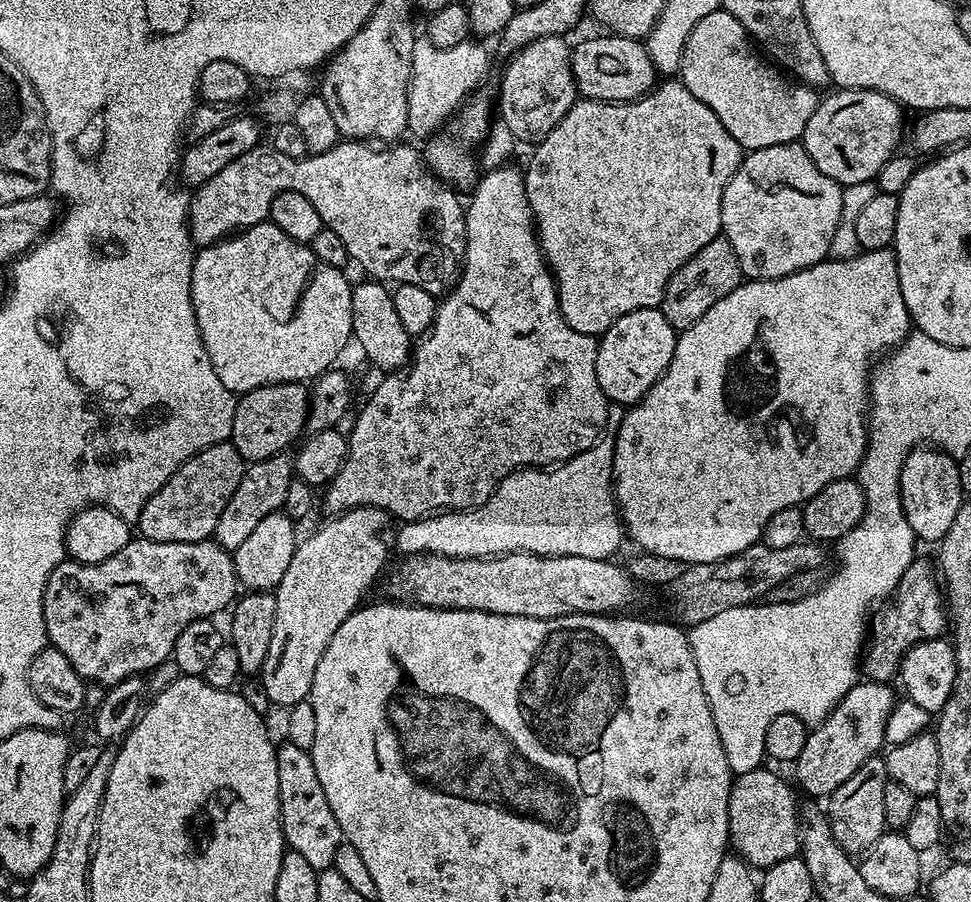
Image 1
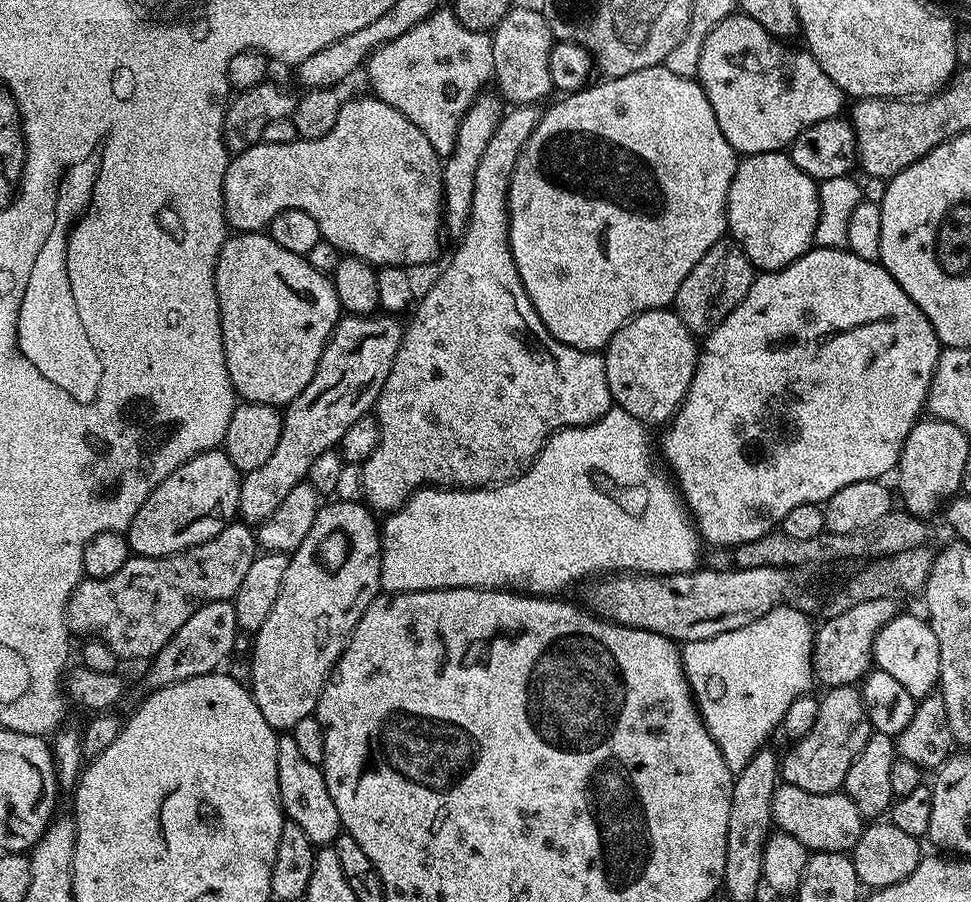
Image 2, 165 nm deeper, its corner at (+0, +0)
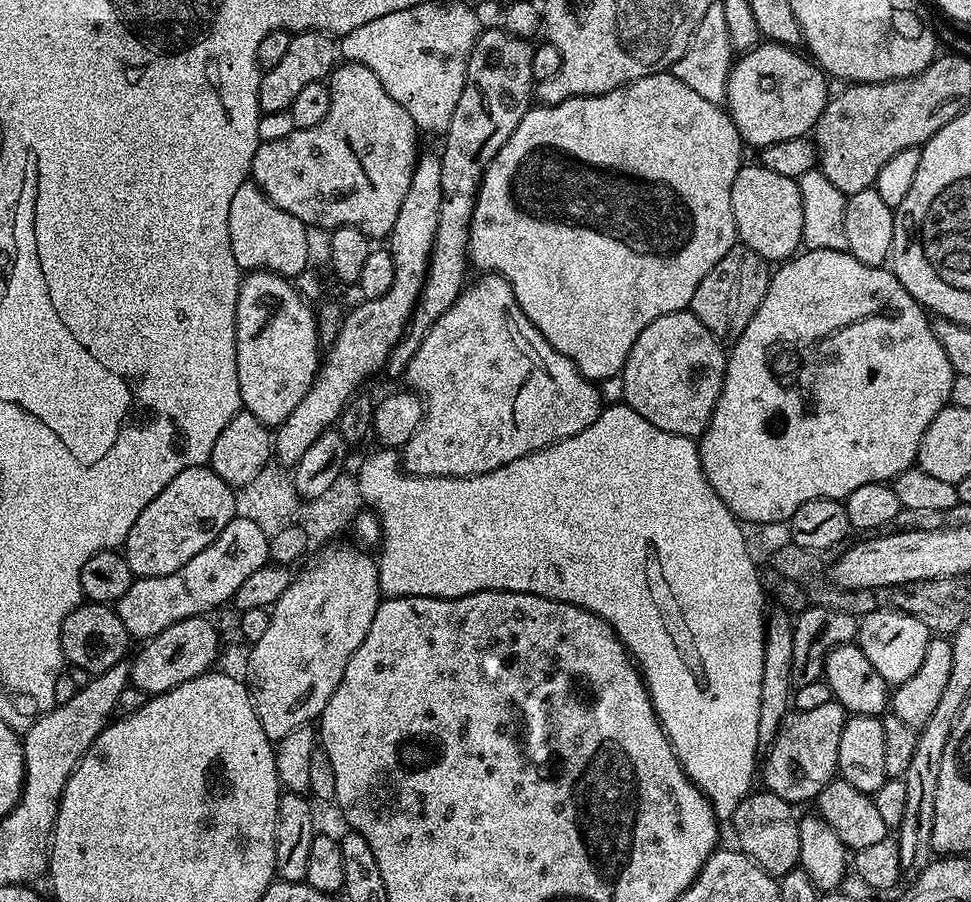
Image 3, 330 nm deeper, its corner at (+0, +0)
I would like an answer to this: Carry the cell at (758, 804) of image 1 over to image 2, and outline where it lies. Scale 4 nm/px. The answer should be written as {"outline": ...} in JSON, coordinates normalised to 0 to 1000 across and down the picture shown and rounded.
{"outline":[[[802,868],[795,881],[795,912],[800,919],[826,933],[833,946],[868,945],[876,946],[884,929],[892,917],[892,907],[880,894],[880,889],[870,878],[852,878],[838,880],[834,876],[826,876],[817,869]]]}

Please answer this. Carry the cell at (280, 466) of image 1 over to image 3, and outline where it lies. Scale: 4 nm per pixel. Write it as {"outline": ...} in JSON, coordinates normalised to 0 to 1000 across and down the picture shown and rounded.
{"outline":[[[434,167],[424,185],[422,208],[418,211],[418,220],[414,220],[410,242],[406,242],[404,256],[398,263],[398,274],[406,286],[406,313],[393,330],[371,335],[350,358],[350,366],[344,379],[337,382],[330,411],[315,441],[311,441],[311,446],[303,450],[303,459],[283,476],[282,506],[289,516],[304,517],[330,482],[349,467],[358,442],[372,433],[374,426],[371,425],[399,405],[402,388],[420,365],[420,356],[424,354],[424,345],[439,313],[447,259],[451,255],[451,228],[455,228],[453,175],[448,167]]]}

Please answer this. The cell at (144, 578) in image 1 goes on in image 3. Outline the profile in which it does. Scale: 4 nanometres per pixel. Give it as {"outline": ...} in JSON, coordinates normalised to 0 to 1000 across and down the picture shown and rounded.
{"outline":[[[240,572],[239,578],[196,623],[192,623],[179,636],[170,639],[145,639],[137,642],[134,654],[126,659],[117,673],[126,694],[130,694],[137,711],[147,712],[163,704],[171,694],[187,690],[192,685],[218,681],[226,670],[231,670],[242,662],[245,650],[262,636],[262,632],[277,624],[276,596],[269,584],[254,574]]]}

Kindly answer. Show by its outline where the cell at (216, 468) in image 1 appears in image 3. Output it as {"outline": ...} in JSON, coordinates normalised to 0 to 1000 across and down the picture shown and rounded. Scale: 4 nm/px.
{"outline":[[[217,517],[187,521],[179,534],[142,570],[142,579],[134,583],[134,592],[126,604],[126,615],[137,640],[179,636],[200,614],[204,614],[239,578],[242,568],[242,544],[229,534]]]}

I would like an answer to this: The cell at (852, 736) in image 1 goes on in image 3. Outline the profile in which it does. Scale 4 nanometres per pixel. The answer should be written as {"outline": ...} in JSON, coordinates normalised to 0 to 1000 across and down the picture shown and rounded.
{"outline":[[[857,775],[848,783],[838,787],[826,787],[825,789],[813,788],[812,795],[805,800],[797,823],[790,830],[791,839],[785,847],[786,873],[792,878],[801,880],[811,891],[825,894],[831,889],[839,888],[840,881],[846,878],[863,856],[863,823],[867,819],[867,805],[871,797],[871,790],[862,776]]]}

